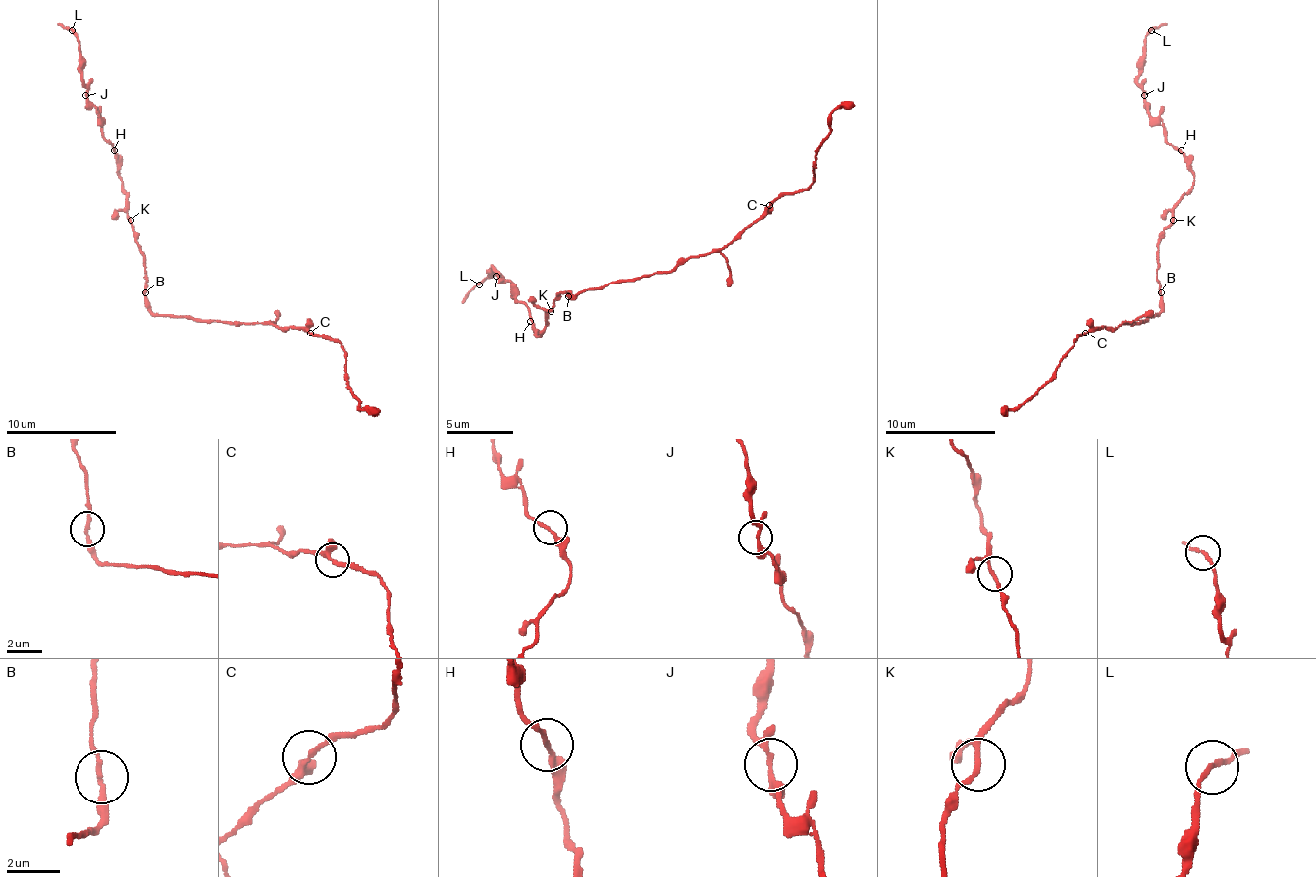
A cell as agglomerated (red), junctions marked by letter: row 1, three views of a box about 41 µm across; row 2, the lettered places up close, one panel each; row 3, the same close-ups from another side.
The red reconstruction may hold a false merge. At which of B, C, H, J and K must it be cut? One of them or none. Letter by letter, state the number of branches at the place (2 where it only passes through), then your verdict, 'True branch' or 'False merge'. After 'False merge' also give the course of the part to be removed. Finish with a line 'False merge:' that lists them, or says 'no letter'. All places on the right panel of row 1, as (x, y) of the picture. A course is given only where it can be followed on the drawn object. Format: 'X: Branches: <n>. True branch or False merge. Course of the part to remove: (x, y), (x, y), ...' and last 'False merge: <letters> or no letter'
B: Branches: 2. True branch
C: Branches: 3. True branch
H: Branches: 2. True branch
J: Branches: 3. True branch
K: Branches: 3. True branch
False merge: no letter

